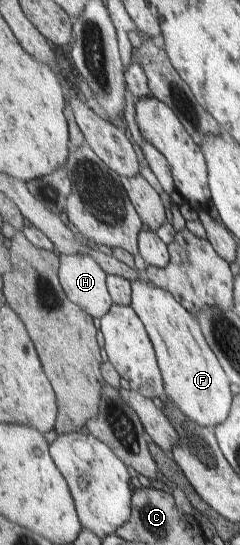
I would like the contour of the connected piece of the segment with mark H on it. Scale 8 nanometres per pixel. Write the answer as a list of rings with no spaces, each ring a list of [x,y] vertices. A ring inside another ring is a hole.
[[[61,253],[59,279],[69,299],[100,320],[113,307],[106,271],[92,255]]]

